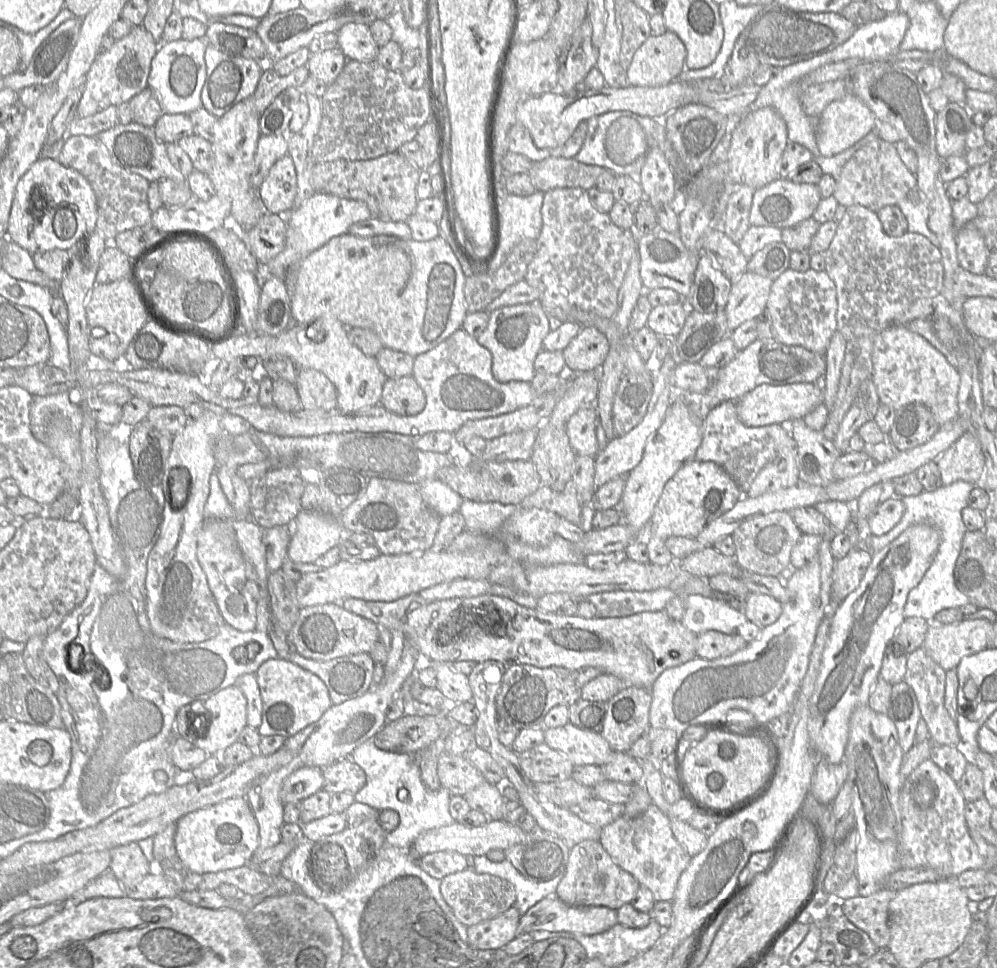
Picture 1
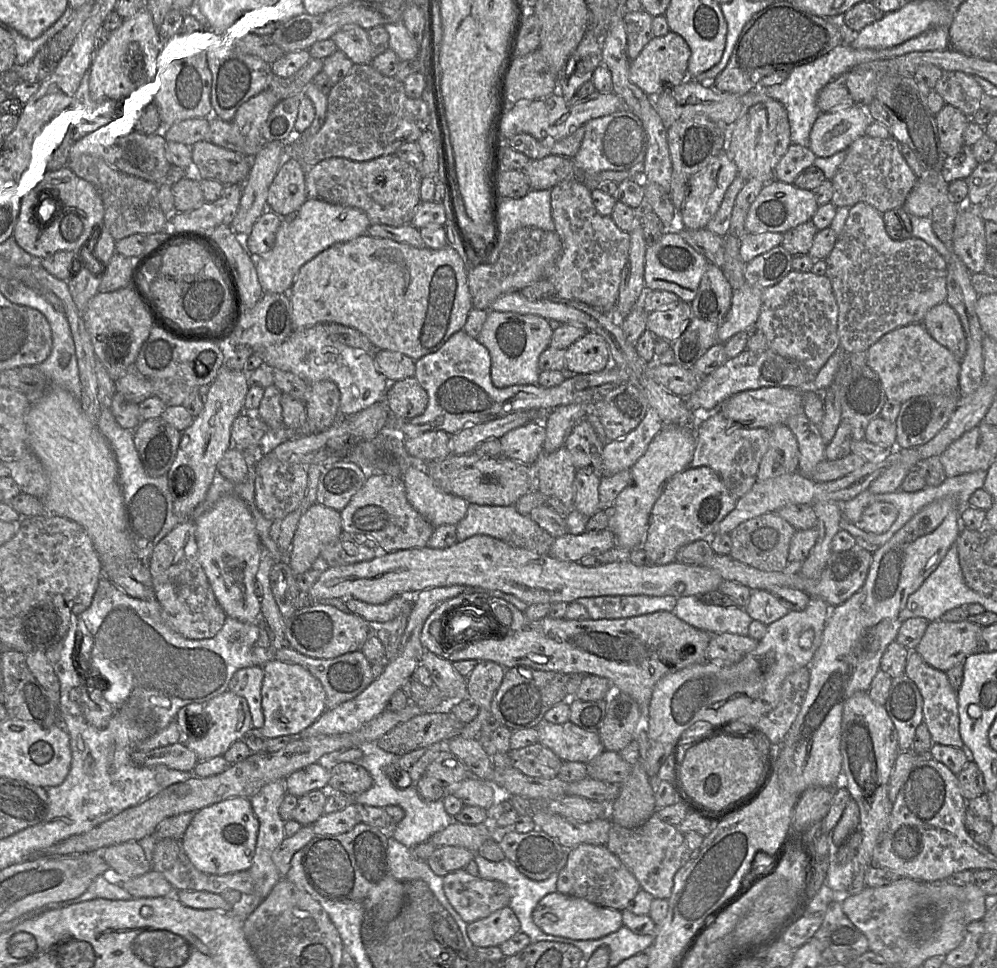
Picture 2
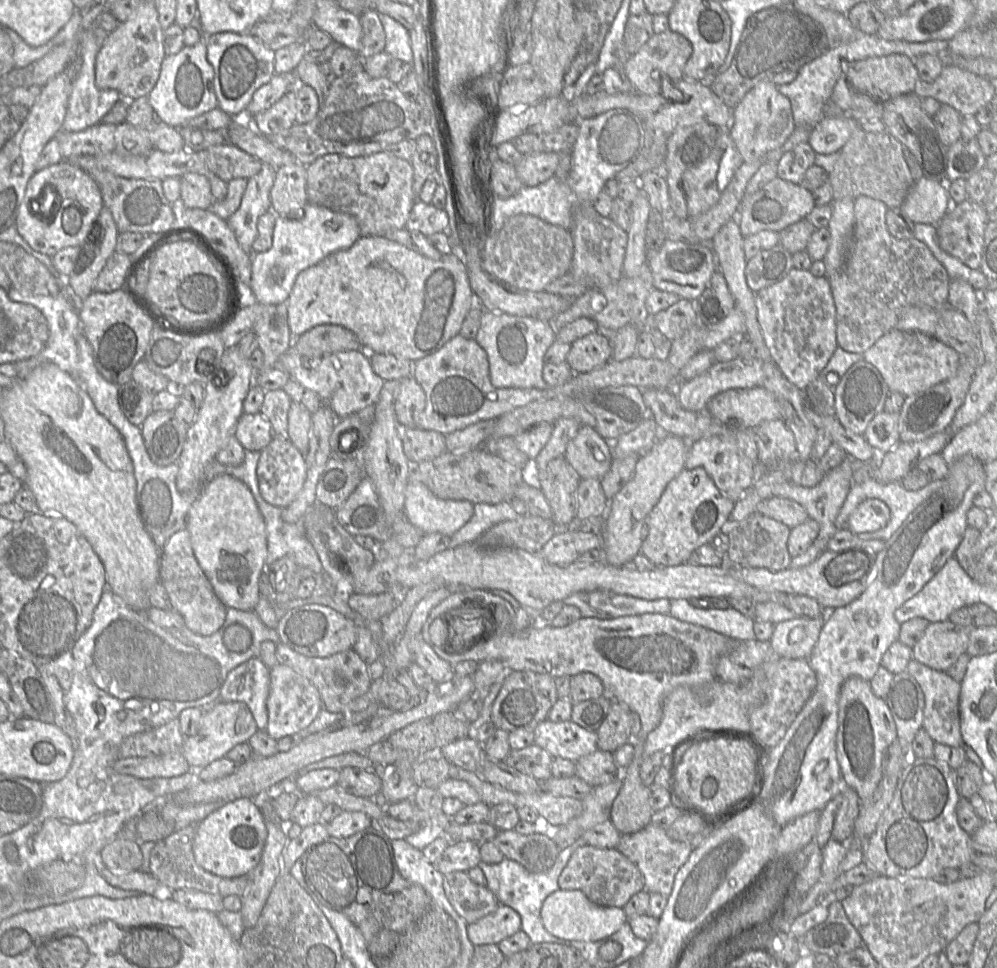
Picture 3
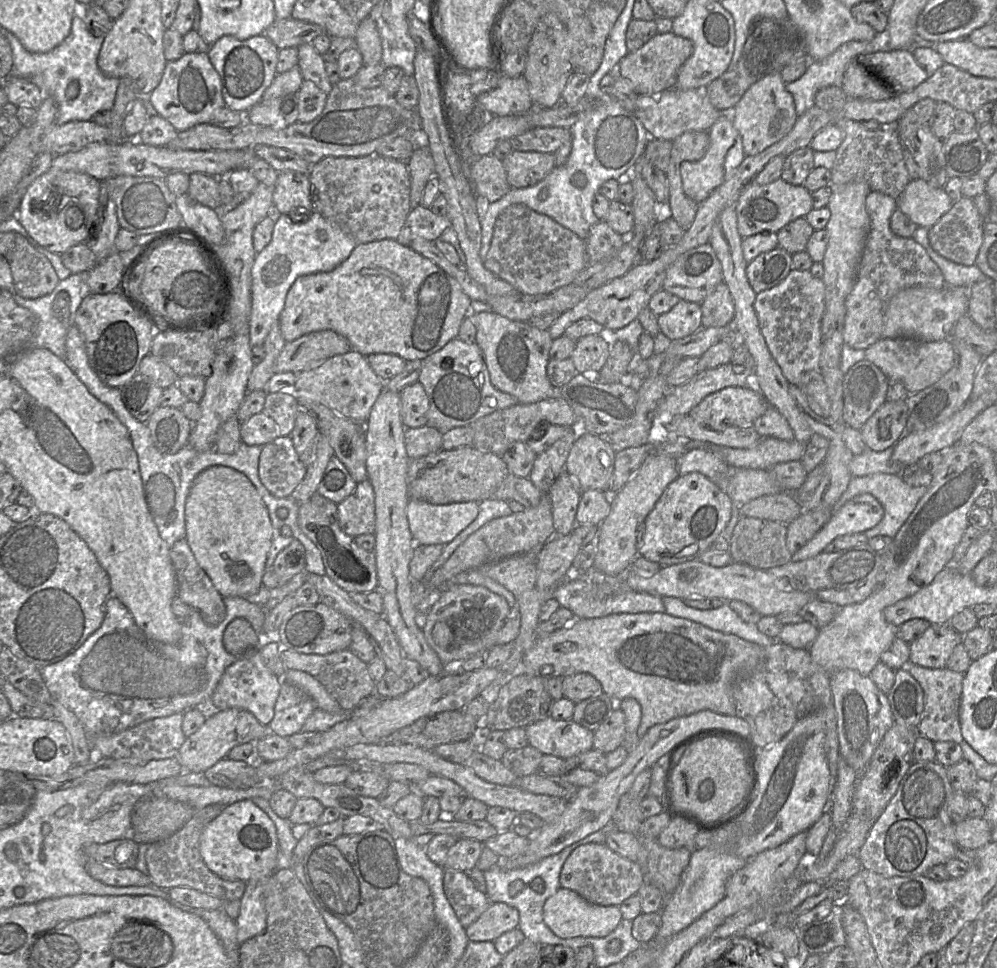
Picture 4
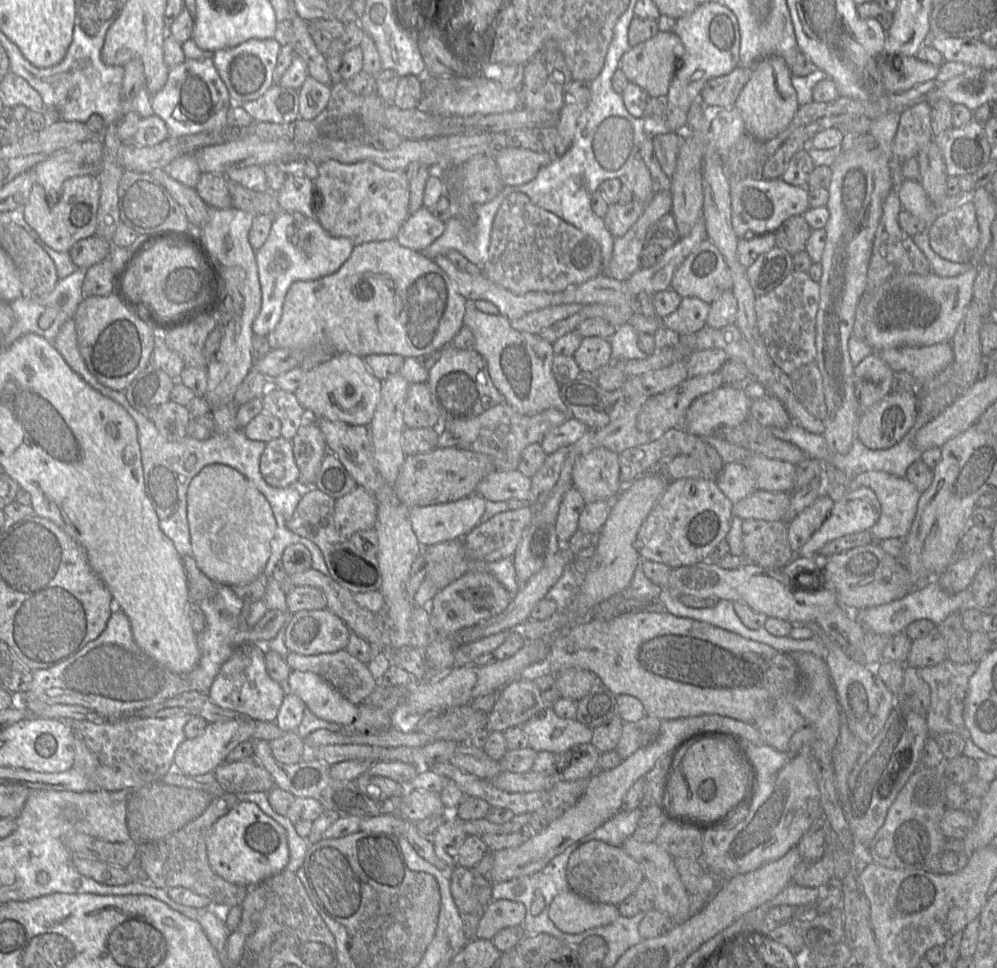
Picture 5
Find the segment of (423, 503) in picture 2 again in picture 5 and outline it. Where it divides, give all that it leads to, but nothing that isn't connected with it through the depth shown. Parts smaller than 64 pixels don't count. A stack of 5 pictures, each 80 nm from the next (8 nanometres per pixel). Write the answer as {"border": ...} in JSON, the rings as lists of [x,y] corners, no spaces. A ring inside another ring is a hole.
{"border":[[[473,493],[452,502],[411,507],[409,518],[412,530],[423,547],[464,537],[479,525],[485,511],[486,501],[481,495]]]}

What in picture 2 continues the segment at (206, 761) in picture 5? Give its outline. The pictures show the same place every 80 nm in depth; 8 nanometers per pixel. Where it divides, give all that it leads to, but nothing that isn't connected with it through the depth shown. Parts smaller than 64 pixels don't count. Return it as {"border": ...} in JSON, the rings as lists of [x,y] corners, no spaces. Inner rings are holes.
{"border":[[[229,690],[204,703],[202,713],[204,716],[197,732],[192,734],[191,738],[184,738],[185,745],[196,754],[199,761],[223,756],[235,741],[241,740],[244,734],[253,727],[246,699]]]}

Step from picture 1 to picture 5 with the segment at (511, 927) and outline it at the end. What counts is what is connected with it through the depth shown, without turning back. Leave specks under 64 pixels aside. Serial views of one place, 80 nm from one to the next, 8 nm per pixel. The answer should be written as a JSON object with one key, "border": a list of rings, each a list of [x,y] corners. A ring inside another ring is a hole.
{"border":[[[493,900],[486,907],[475,933],[476,939],[491,940],[500,930],[522,925],[525,907],[511,900]]]}

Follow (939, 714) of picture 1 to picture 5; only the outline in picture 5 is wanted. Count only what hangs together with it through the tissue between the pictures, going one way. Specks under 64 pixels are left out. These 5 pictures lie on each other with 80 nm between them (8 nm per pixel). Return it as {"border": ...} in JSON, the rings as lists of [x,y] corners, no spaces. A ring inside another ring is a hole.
{"border":[[[946,659],[933,666],[917,668],[919,675],[930,688],[930,704],[925,715],[930,735],[956,733],[963,738],[965,734],[968,734],[963,719],[964,702],[969,679],[976,671],[977,663],[969,661],[958,664]]]}

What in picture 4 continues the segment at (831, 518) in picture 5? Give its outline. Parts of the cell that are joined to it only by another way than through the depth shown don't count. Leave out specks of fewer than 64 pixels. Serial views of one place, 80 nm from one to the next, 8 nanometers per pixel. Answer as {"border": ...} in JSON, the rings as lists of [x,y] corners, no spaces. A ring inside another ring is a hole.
{"border":[[[861,494],[848,500],[820,531],[791,557],[791,562],[810,559],[841,535],[864,533],[883,518],[882,505],[870,494]]]}

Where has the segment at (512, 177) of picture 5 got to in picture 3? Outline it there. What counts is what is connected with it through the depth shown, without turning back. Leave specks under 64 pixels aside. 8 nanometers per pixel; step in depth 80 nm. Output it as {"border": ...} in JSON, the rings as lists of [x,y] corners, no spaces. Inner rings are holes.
{"border":[[[555,152],[524,155],[515,165],[516,173],[524,186],[537,186],[551,177],[559,163],[559,154]]]}

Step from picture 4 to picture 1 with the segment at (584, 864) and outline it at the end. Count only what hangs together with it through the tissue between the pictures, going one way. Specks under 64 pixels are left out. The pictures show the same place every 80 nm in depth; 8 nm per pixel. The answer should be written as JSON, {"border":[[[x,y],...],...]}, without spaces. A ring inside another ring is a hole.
{"border":[[[584,840],[570,849],[566,871],[558,884],[556,896],[571,906],[604,906],[617,910],[631,903],[639,887],[638,880],[619,867],[599,841]]]}

